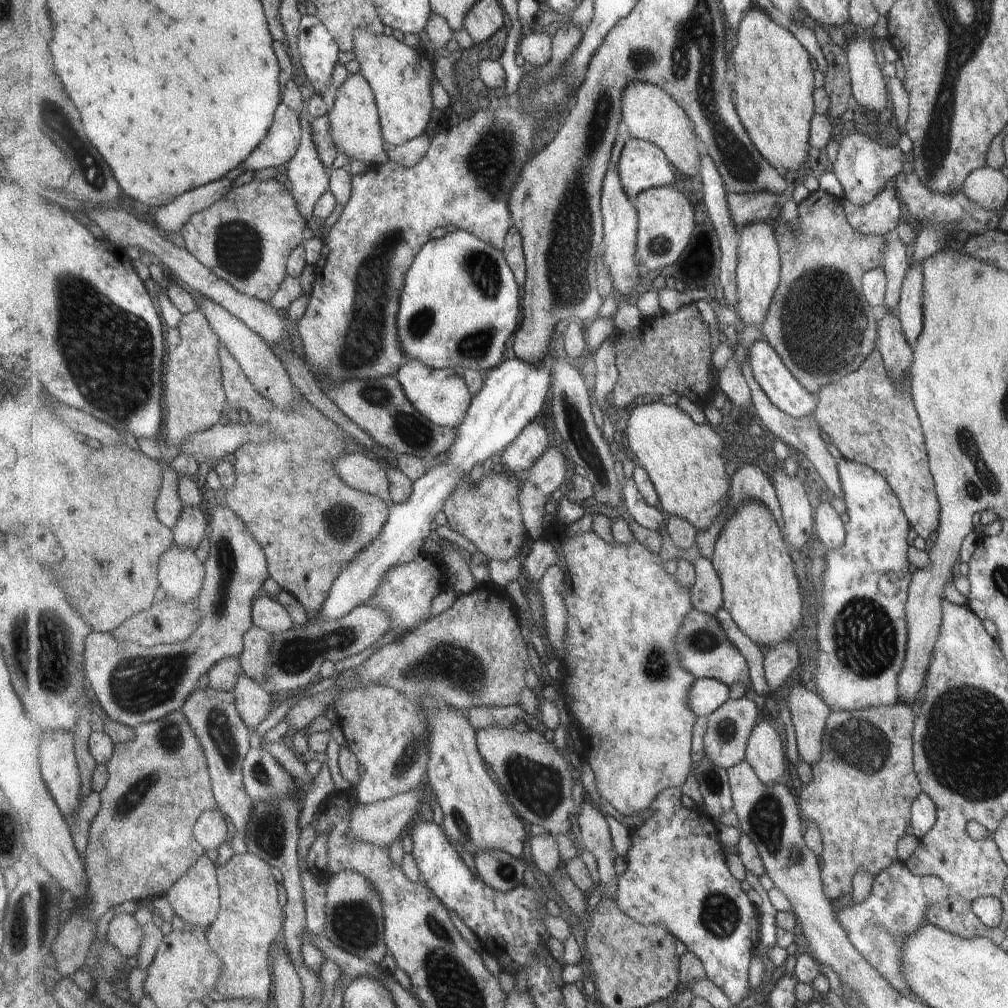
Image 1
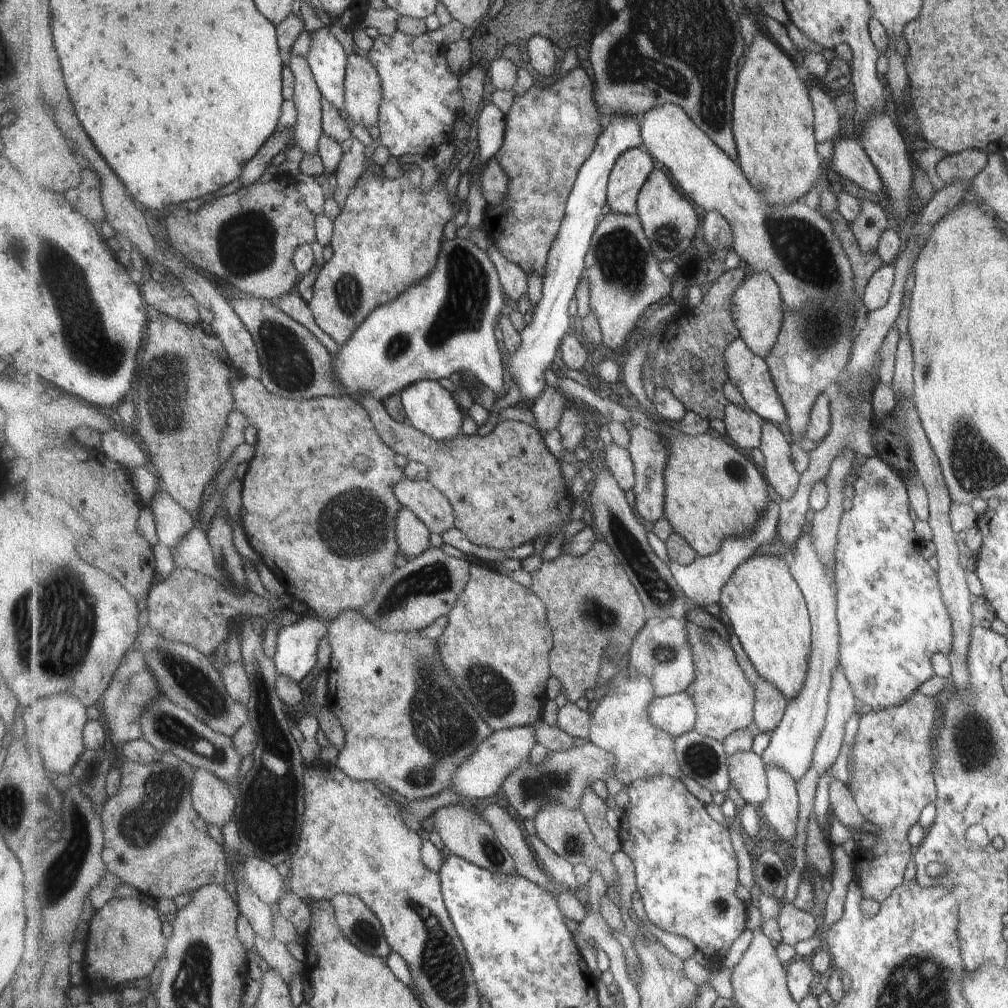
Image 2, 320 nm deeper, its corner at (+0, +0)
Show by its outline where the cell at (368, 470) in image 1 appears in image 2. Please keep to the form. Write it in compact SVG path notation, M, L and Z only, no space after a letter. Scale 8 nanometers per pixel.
M403 478L394 485L394 494L403 507L413 510L431 533L443 534L455 526L451 502L430 481Z

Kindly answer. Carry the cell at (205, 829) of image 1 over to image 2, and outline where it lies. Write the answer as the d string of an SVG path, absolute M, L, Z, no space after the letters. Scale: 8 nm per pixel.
M203 768L195 769L192 802L195 810L208 825L226 826L235 818L233 786Z

